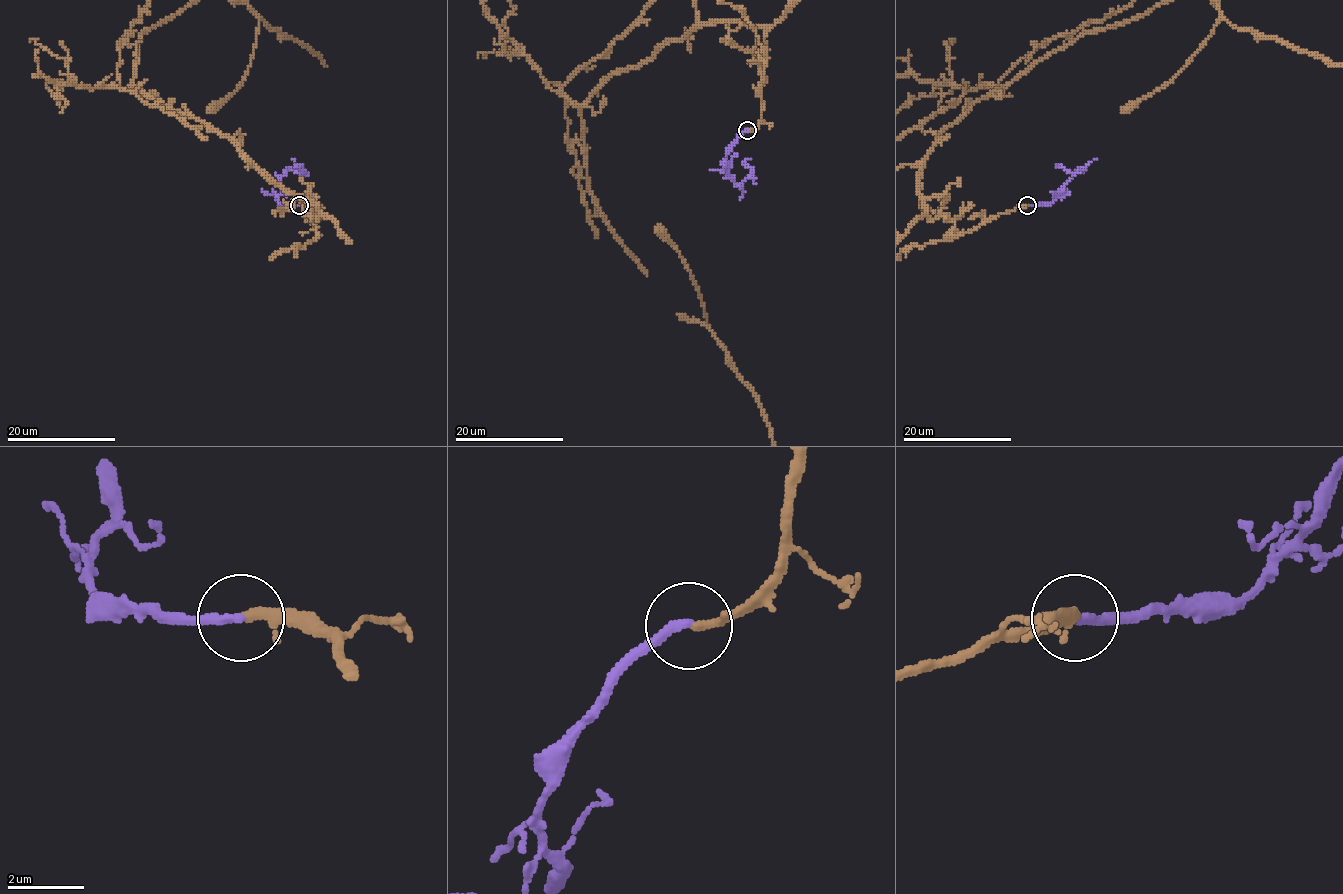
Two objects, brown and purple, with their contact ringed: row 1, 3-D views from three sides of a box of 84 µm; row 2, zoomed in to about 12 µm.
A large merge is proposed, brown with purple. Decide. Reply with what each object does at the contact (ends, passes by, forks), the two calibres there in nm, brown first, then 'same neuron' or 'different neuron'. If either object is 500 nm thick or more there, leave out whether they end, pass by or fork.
brown passes by; purple ends; calibres 180 and 240 nm; same neuron

